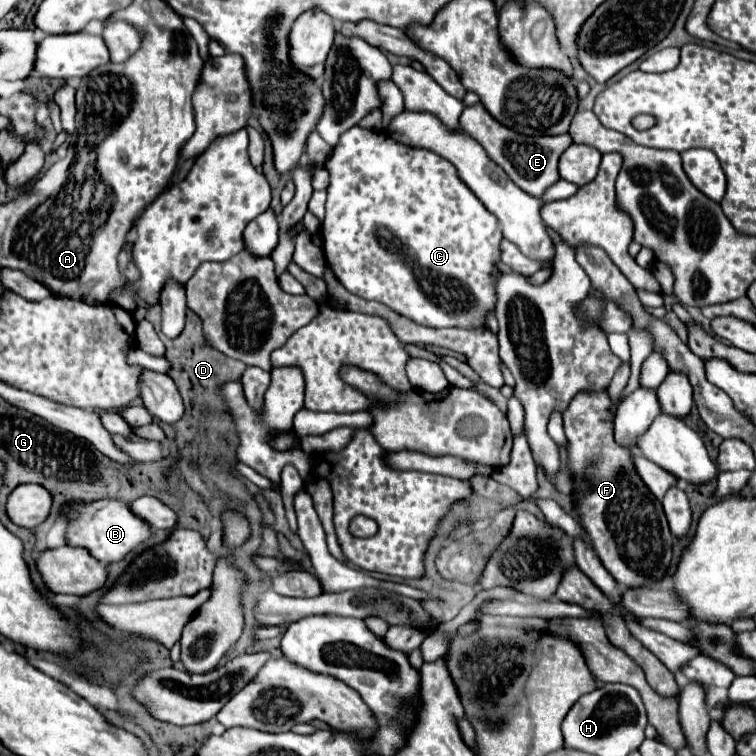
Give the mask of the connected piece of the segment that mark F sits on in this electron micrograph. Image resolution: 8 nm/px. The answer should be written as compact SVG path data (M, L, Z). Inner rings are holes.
M580 392L562 414L568 438L568 466L576 484L582 486L582 500L576 512L614 580L626 588L648 586L666 574L672 558L672 532L660 500L636 476L630 460L632 452L614 442L610 408L612 402L606 392Z

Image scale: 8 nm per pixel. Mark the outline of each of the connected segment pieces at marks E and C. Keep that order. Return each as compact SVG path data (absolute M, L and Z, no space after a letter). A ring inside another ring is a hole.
M480 102L470 108L468 106L464 108L464 112L460 116L460 124L462 124L462 130L468 132L488 152L488 156L496 164L500 164L500 168L504 168L508 178L518 188L524 188L524 192L528 192L530 196L542 198L544 192L560 180L558 160L560 160L560 154L572 144L568 134L564 134L564 136L532 136L532 138L516 134L510 128L504 128L500 122L492 120L492 116L486 112L486 108Z
M352 126L344 134L340 134L340 142L334 148L332 156L324 164L324 168L330 172L330 186L328 186L328 200L326 200L326 218L320 226L322 246L326 246L326 262L332 268L334 276L340 280L340 284L364 298L364 300L376 300L392 308L394 312L430 328L464 328L464 330L484 330L488 328L486 316L488 312L494 312L496 308L496 282L498 282L498 262L500 262L500 242L502 242L502 228L496 216L484 208L484 204L476 198L476 194L460 180L456 168L444 160L442 156L426 150L426 148L414 148L406 146L398 140L394 140L390 134L380 130L370 130L362 126Z

